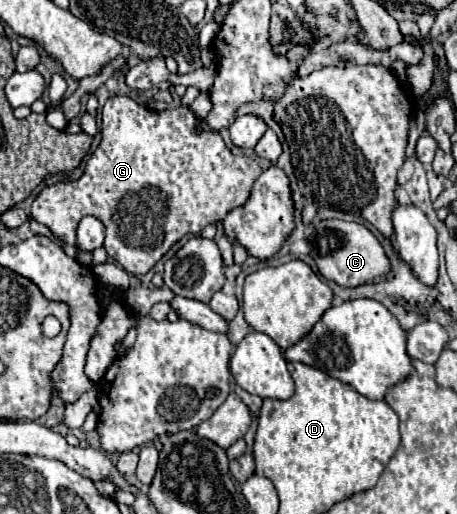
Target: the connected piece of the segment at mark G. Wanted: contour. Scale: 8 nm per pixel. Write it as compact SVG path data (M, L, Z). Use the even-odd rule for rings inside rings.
M112 96L102 108L102 140L86 160L84 174L78 180L58 180L36 194L32 202L32 218L40 224L48 222L48 228L56 236L60 236L66 244L76 246L78 222L86 214L92 214L106 226L104 248L108 256L134 276L146 274L184 234L200 234L202 228L222 222L232 208L242 206L250 196L252 184L262 172L254 158L234 156L218 132L202 130L196 134L196 120L194 112L186 106L160 114L136 104L128 96Z

